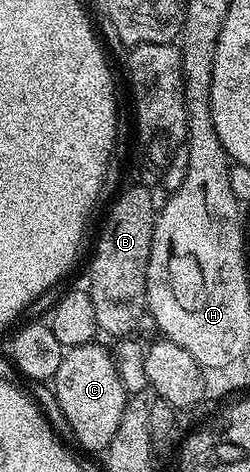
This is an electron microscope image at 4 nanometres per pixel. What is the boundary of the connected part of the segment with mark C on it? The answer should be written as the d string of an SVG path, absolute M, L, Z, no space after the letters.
M100 342L68 349L63 362L59 362L59 370L55 370L51 387L59 402L59 410L63 410L63 418L67 418L67 426L71 426L72 439L78 440L89 452L104 453L105 449L109 447L111 438L115 438L115 430L119 427L119 418L123 418L127 399L125 386L120 380L119 370L116 368L112 351L108 347L104 348Z

